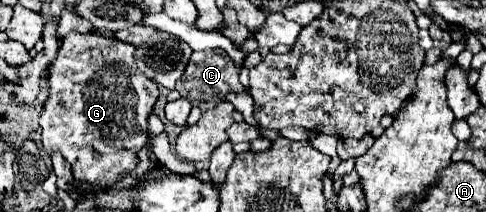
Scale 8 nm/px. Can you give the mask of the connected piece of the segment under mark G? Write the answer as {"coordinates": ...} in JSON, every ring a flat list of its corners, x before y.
{"coordinates":[[71,33,63,39,63,45,57,53,57,59,51,65,49,75,49,99,43,105,43,113,39,115,43,147,51,153,53,149,61,151,61,155,71,163,73,169,73,187,83,193,99,193,111,189,117,181,129,175,135,169,137,153,147,145,149,125,147,119,153,113,153,105,157,101,159,89,147,79,139,69,135,69,133,59,135,47,123,41,115,41,113,37,101,33,77,35]]}

